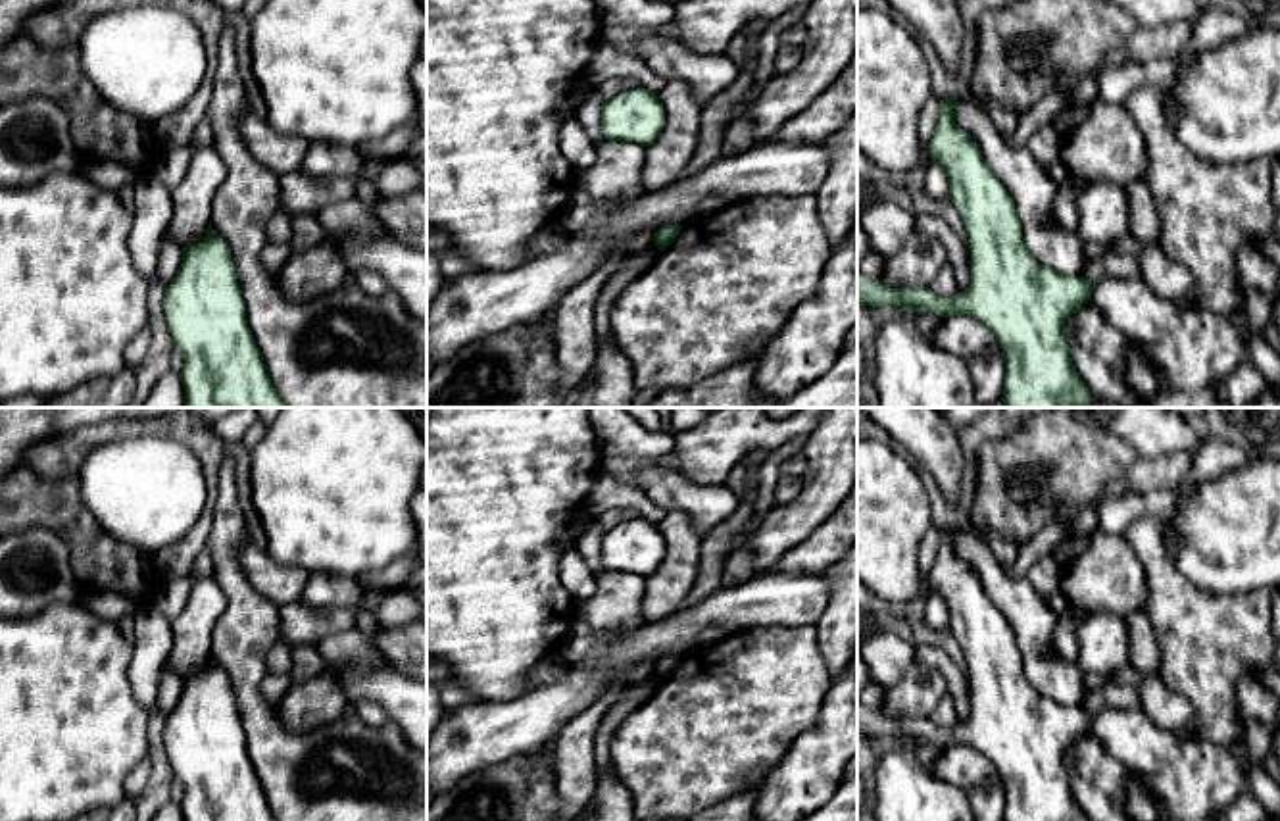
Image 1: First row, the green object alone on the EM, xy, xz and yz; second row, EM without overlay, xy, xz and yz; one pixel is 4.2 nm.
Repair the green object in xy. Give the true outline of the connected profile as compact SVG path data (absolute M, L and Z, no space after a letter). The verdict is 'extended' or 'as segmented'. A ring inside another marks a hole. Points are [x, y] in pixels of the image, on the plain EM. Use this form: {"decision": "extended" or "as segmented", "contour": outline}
{"decision": "as segmented", "contour": "M211 652L202 673L183 679L163 740L185 790L185 821L275 821L246 752L233 683Z"}

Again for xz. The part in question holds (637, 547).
{"decision": "as segmented", "contour": "M636 517L603 533L600 556L605 569L650 577L665 558L665 540L657 525Z"}

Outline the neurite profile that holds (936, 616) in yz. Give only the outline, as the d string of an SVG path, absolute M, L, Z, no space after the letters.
M932 588L928 592L923 617L934 631L942 631L948 627L948 621L949 621L948 608L942 596Z

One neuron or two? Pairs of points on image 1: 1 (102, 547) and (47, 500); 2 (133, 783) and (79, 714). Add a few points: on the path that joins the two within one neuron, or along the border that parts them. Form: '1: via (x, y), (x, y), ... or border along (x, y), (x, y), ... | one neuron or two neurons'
1: via (89, 539), (60, 510) | one neuron
2: border along (147, 752), (125, 779), (125, 800) | two neurons

